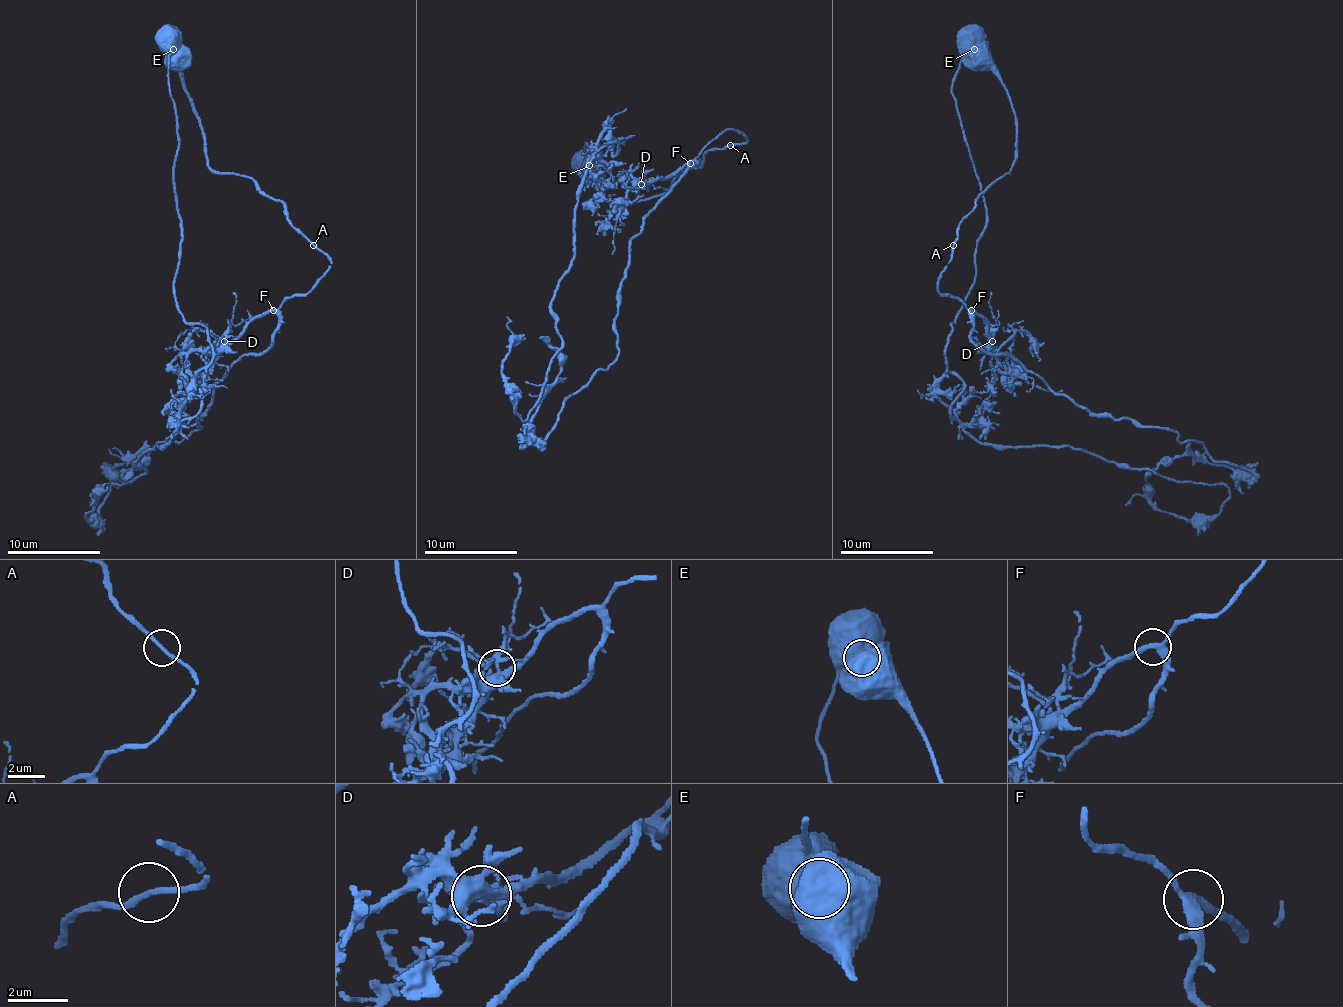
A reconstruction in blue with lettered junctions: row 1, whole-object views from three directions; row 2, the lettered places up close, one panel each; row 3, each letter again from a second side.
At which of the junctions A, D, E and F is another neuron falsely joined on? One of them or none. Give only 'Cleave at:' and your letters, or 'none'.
Cleave at: E

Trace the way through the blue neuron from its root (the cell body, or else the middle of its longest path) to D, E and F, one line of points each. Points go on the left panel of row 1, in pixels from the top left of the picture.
D: (173, 38), (206, 161), (248, 175), (280, 201), (331, 264), (306, 294), (224, 341)
E: (173, 38), (173, 50)
F: (173, 38), (206, 161), (222, 173), (248, 175), (280, 201), (287, 220), (331, 264), (306, 294), (273, 310)

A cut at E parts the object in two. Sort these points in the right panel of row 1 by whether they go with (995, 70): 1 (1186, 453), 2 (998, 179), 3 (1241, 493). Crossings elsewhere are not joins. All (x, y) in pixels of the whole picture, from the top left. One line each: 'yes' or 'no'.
1: yes
2: yes
3: yes

